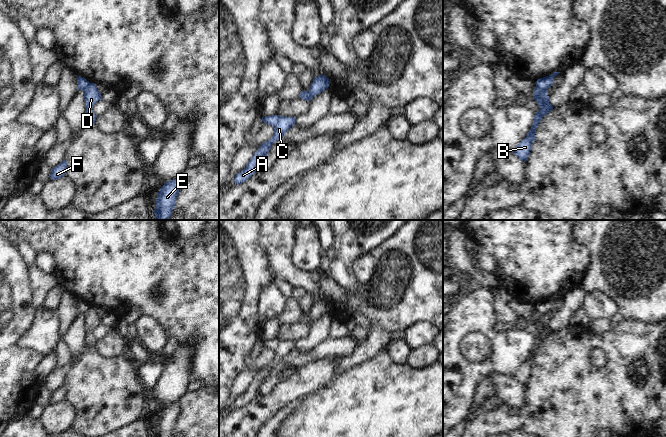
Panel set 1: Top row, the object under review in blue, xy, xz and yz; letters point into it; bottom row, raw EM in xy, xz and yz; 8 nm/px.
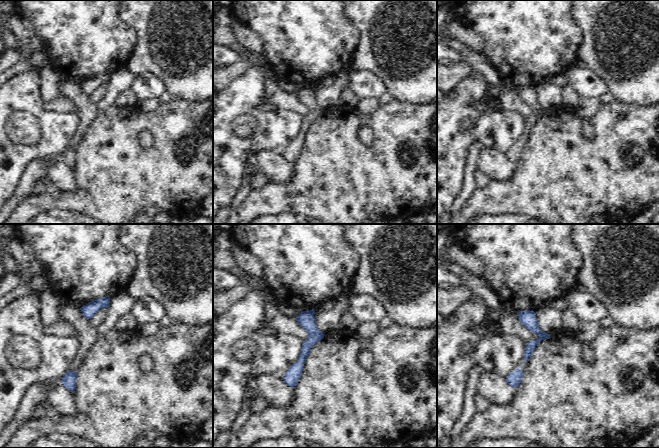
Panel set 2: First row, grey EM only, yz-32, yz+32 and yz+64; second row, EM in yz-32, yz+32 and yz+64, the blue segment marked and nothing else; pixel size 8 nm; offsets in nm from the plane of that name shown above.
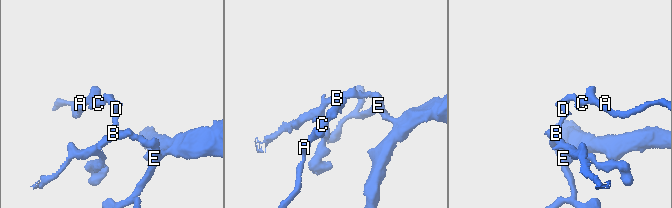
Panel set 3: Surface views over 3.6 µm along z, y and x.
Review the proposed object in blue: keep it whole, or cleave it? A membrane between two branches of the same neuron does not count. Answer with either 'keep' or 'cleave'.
cleave

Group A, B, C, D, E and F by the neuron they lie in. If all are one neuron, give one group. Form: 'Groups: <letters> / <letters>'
Groups: A C / B D E F.

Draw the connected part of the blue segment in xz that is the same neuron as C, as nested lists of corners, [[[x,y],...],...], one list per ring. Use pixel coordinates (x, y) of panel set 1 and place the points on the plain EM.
[[[272,339],[262,341],[262,345],[263,348],[270,348],[274,351],[273,360],[270,364],[259,370],[259,373],[253,378],[246,391],[236,398],[233,405],[238,409],[248,404],[257,395],[259,387],[267,380],[271,369],[281,363],[295,348],[295,341]]]

